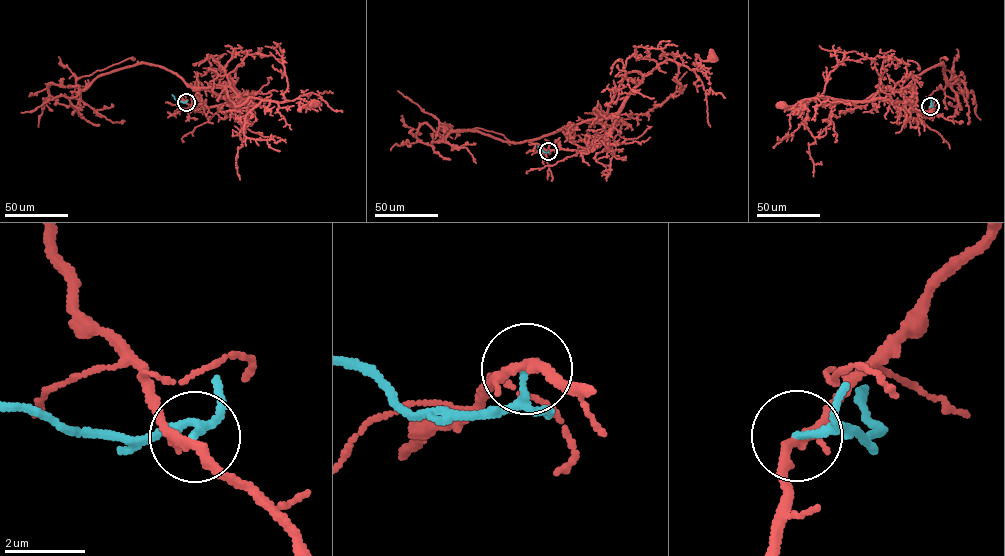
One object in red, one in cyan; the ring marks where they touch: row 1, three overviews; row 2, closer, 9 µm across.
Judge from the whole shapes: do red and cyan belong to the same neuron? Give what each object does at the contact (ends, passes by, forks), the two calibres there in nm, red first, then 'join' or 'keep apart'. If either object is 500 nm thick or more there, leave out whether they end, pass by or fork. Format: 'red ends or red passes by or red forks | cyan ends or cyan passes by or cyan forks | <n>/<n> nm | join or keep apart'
red passes by | cyan passes by | 240/130 nm | keep apart

